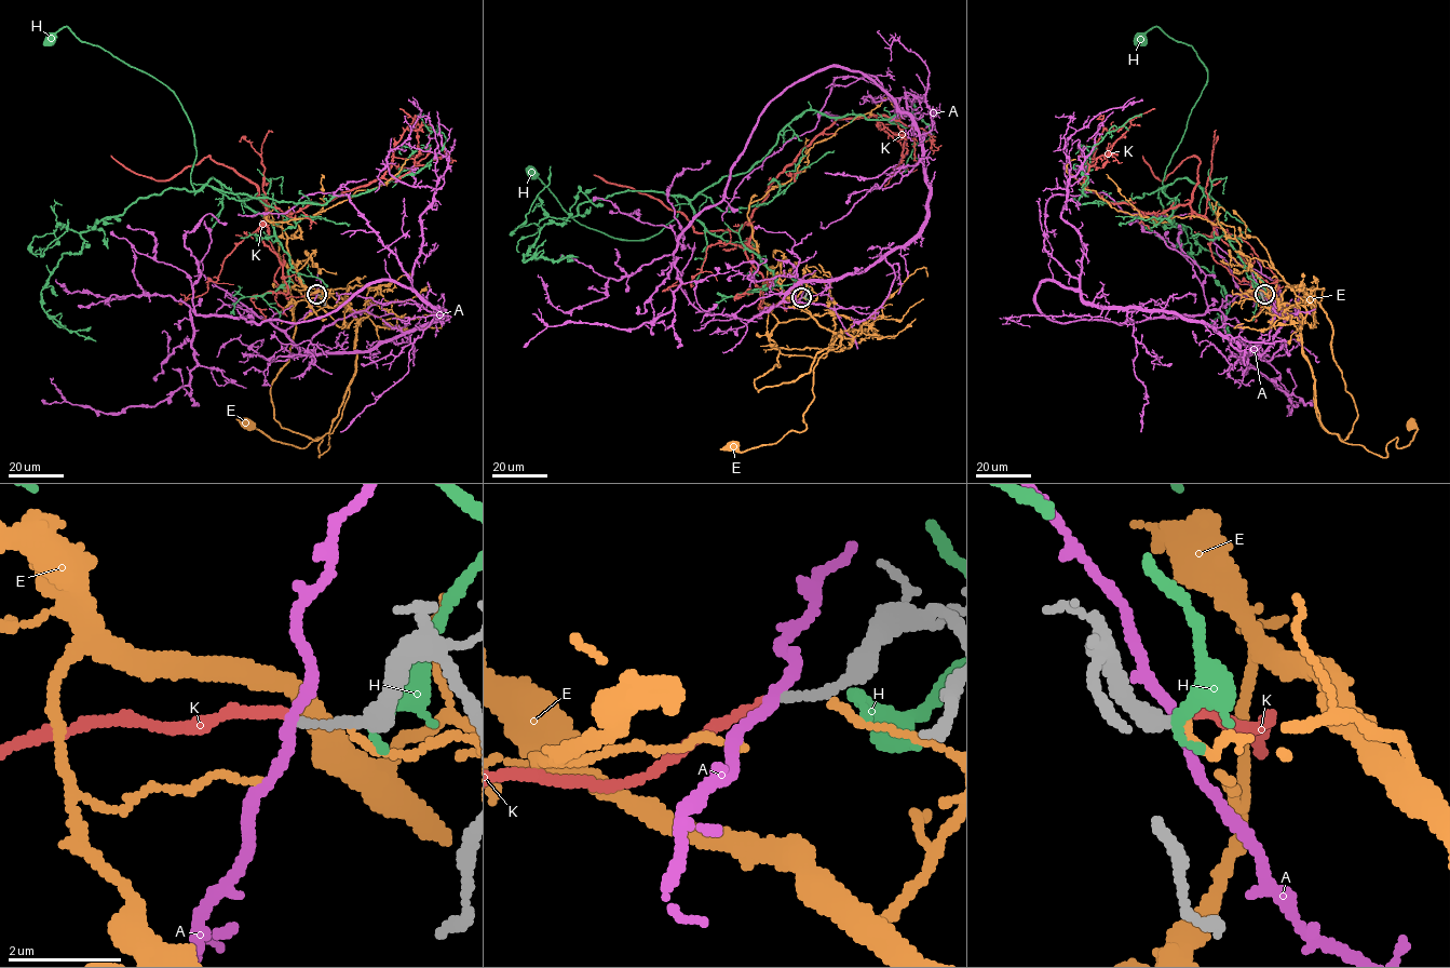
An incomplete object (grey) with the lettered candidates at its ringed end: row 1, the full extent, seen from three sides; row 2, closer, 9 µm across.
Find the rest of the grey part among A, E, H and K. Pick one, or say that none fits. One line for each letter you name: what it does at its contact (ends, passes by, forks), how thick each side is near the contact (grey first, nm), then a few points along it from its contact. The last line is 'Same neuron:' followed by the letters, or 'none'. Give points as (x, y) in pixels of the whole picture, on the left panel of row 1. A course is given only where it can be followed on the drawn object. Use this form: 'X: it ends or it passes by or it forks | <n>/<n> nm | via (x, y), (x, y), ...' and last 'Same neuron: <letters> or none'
K: it ends | 160/190 nm | via (316, 295), (279, 288), (265, 204), (293, 213), (377, 180), (403, 132), (421, 131), (400, 108)
Same neuron: K

